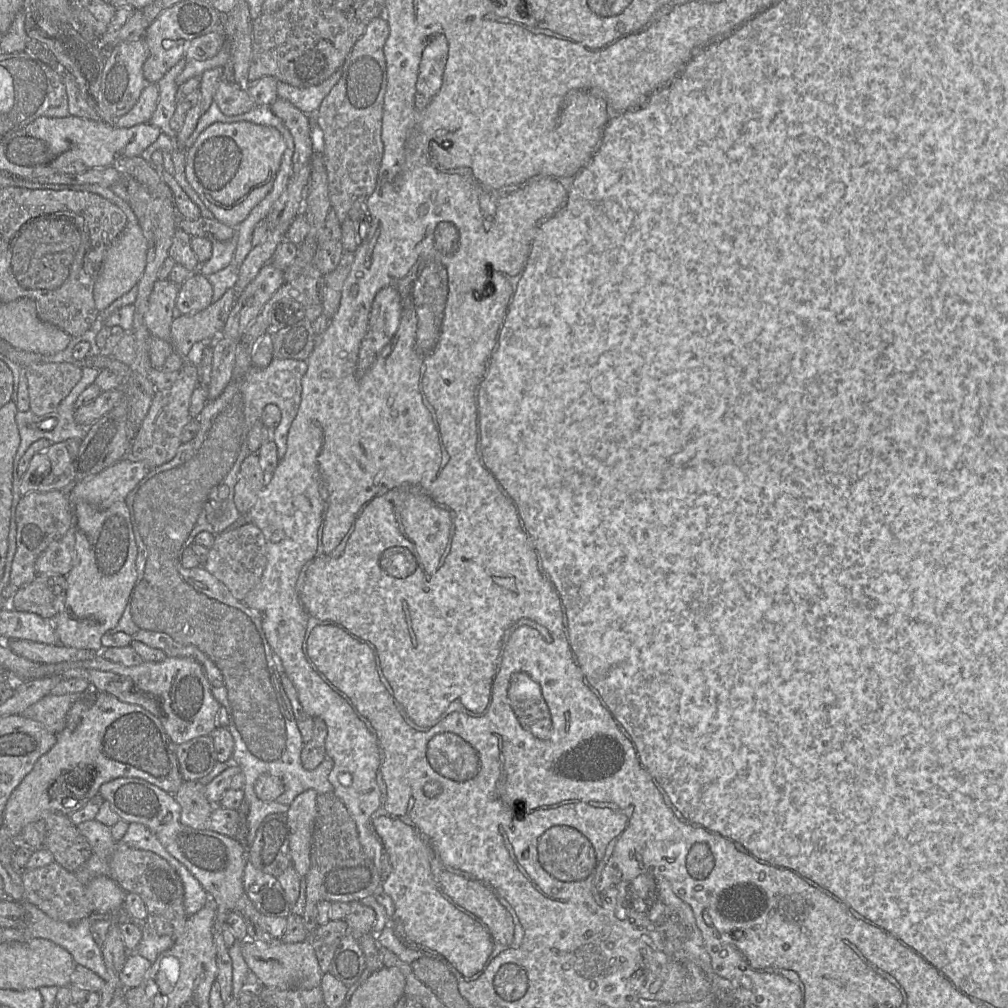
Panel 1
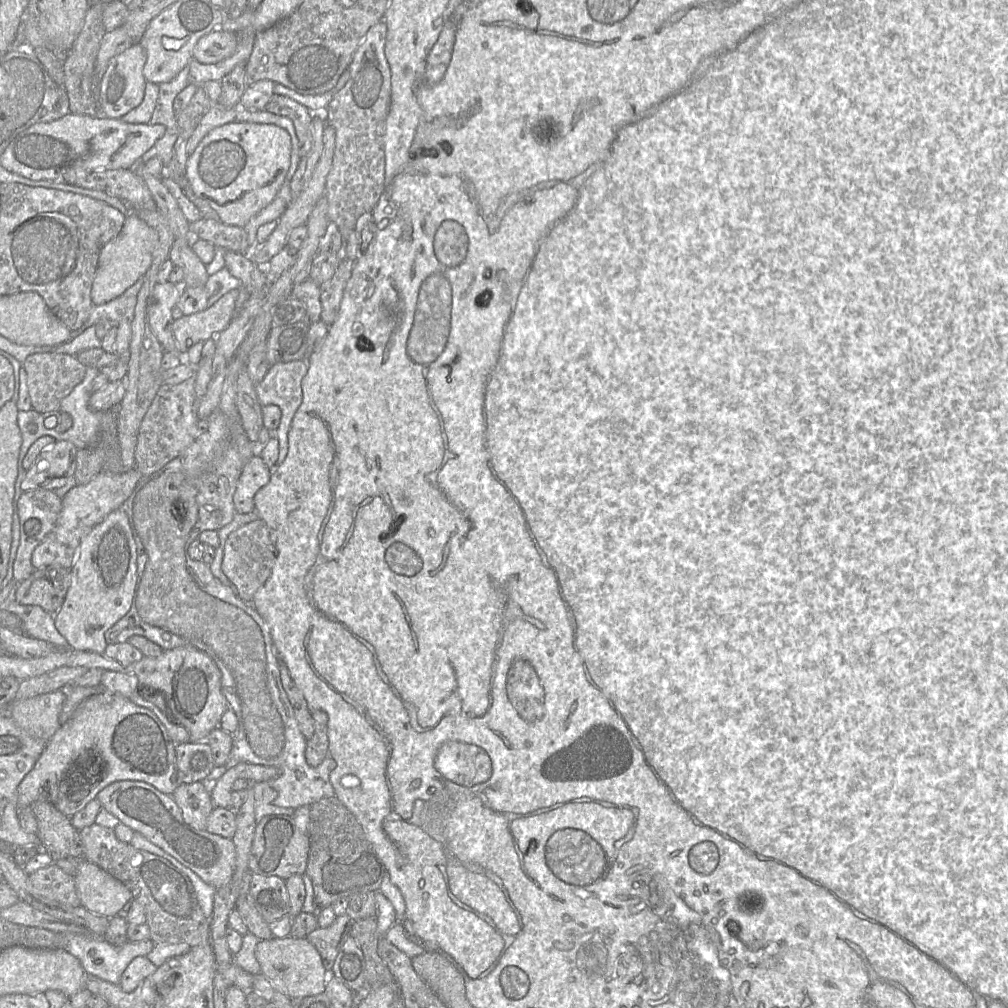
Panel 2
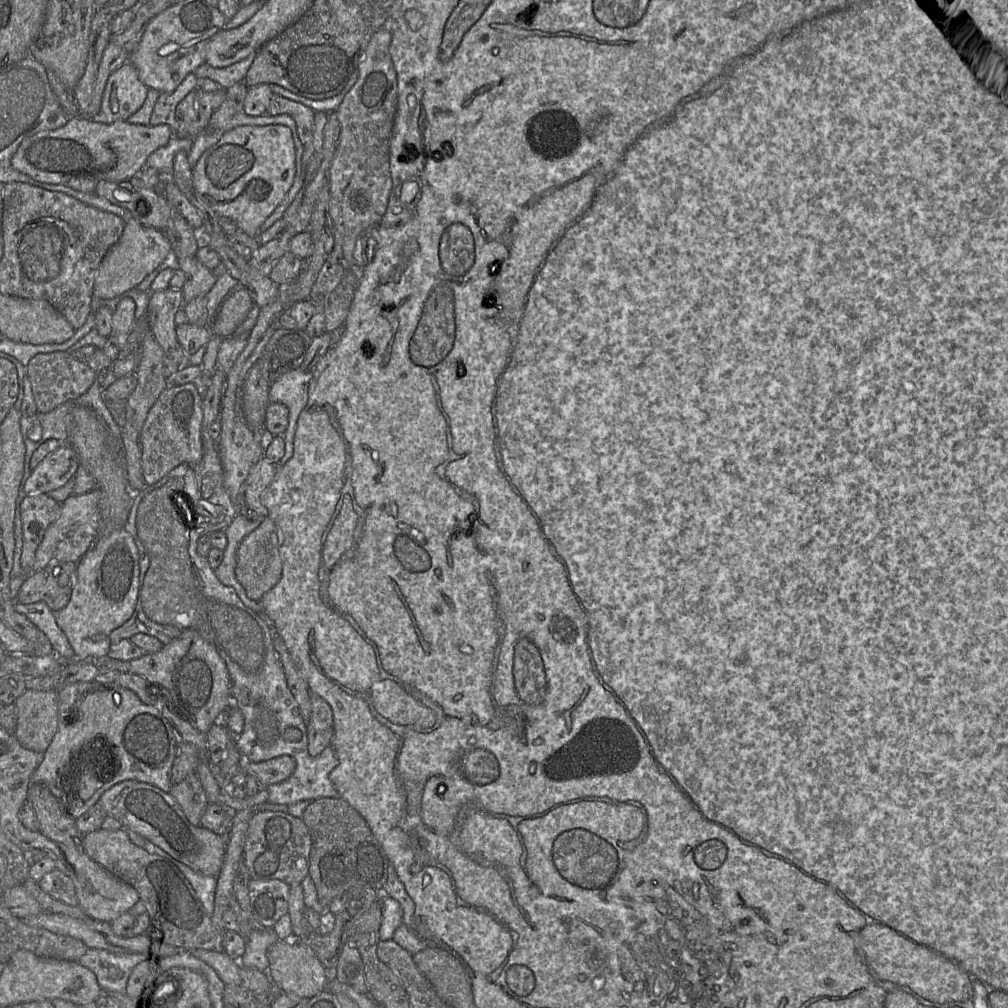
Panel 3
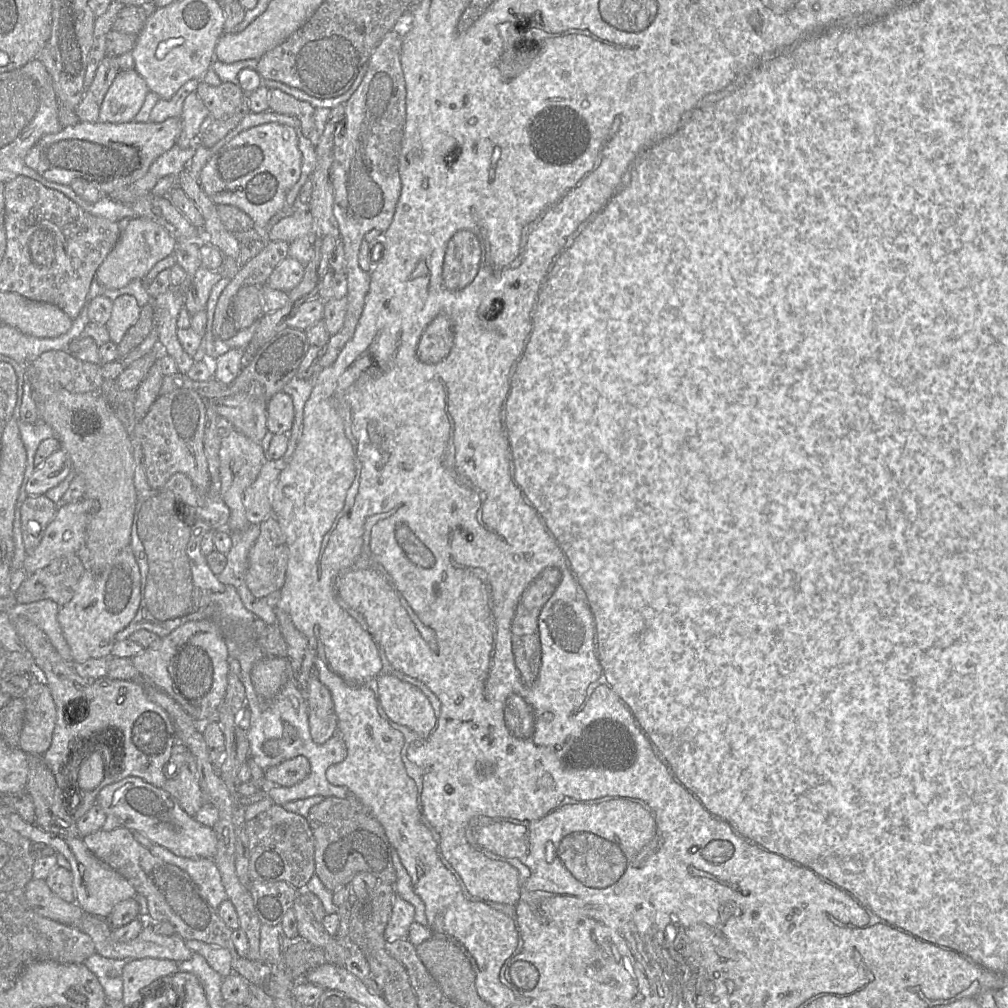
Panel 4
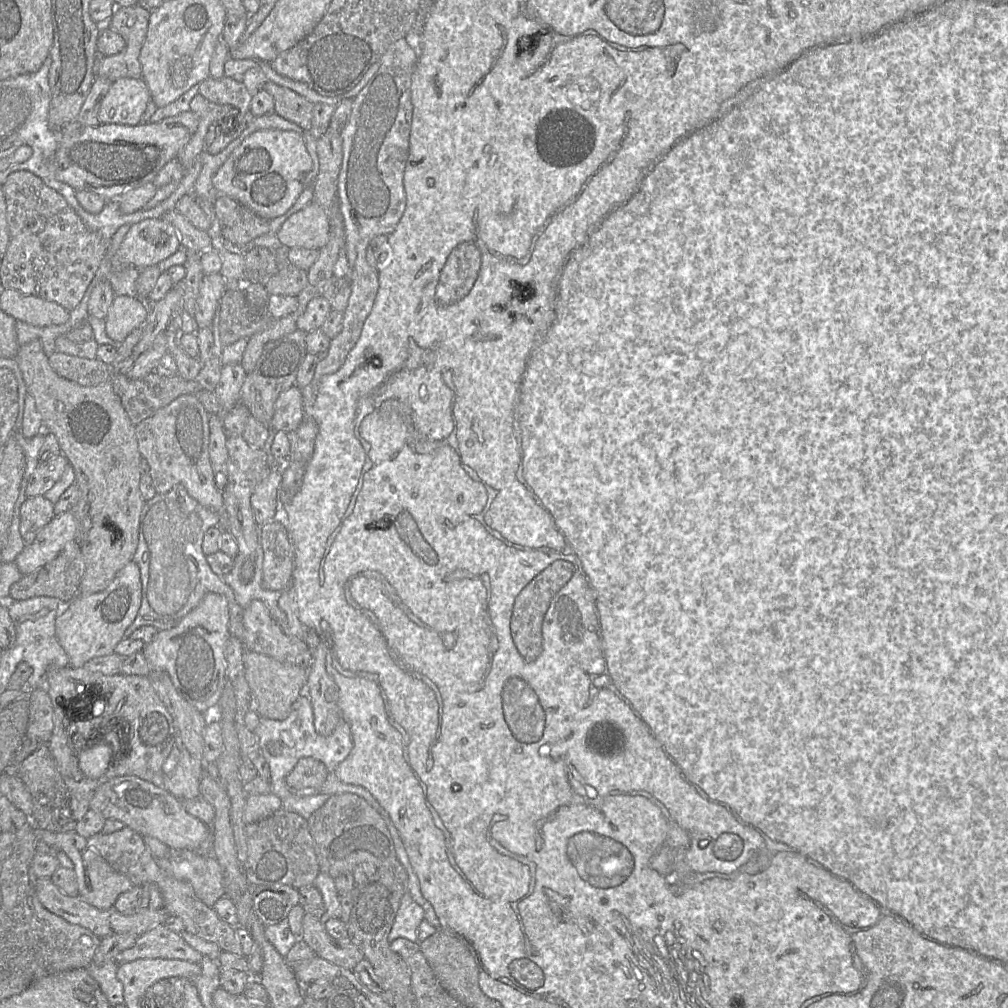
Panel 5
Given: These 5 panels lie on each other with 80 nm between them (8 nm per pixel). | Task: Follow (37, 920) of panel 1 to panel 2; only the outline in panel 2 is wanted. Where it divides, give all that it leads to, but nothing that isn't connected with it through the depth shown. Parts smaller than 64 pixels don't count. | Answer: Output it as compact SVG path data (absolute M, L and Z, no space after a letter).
M87 930L61 934L66 939L65 950L80 961L87 974L117 985L129 963L135 957L147 956L155 944L148 939L113 946Z

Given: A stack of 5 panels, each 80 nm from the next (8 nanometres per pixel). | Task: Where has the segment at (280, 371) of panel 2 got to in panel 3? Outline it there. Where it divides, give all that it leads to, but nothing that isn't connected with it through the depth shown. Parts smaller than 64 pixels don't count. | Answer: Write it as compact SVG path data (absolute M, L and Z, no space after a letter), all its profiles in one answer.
M301 369L291 370L270 385L269 401L281 402L289 410L288 425L283 436L284 455L277 466L284 465L293 455L294 436L299 414L308 400L308 386L312 379L312 372Z

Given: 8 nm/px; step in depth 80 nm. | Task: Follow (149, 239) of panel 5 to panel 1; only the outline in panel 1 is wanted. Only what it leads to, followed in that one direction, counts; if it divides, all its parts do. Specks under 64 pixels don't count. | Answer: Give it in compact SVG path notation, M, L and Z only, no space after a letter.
M127 222L122 232L107 249L98 273L93 298L98 311L104 310L116 299L137 285L142 276L147 260L147 240L138 222Z

